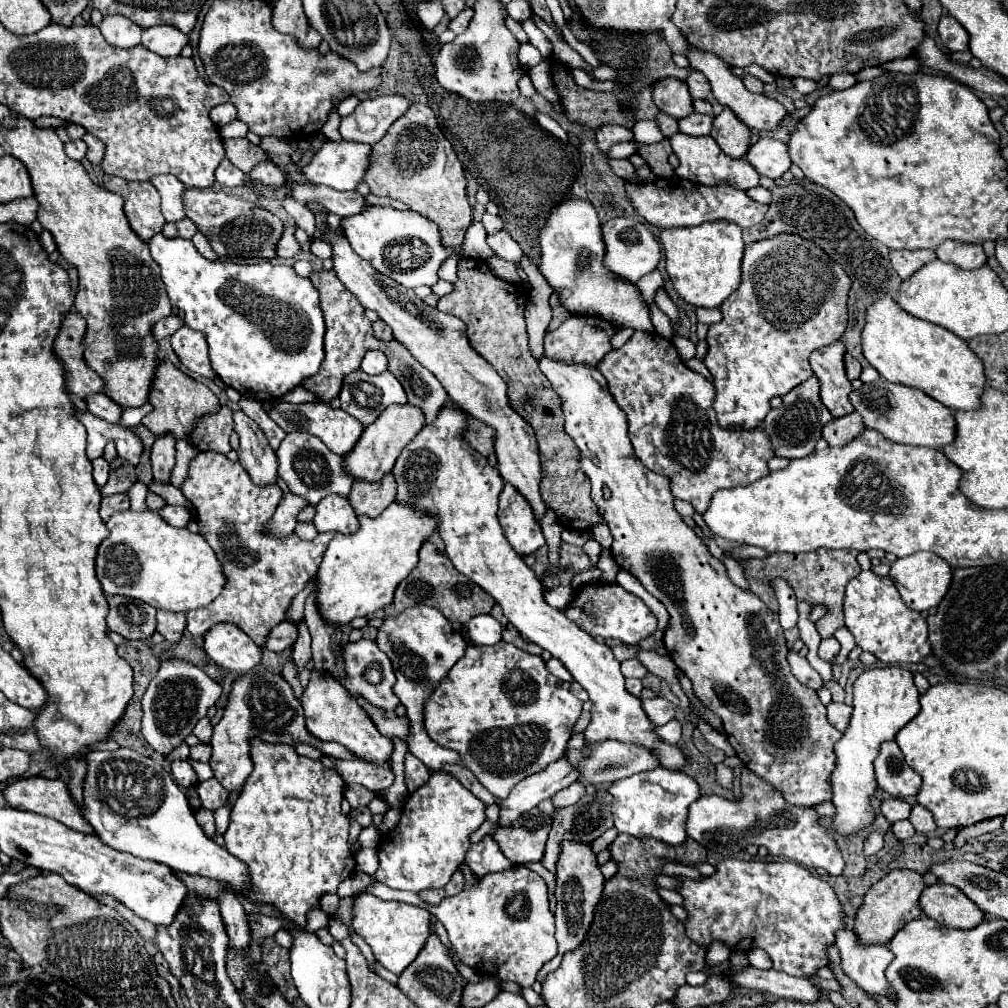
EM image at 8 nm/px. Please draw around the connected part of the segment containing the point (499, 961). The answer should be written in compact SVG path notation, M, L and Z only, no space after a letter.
M461 865L459 869L465 877L463 891L453 897L445 897L437 906L423 902L416 893L391 889L377 881L369 885L364 893L373 894L383 900L397 900L427 909L445 925L451 941L451 951L459 957L463 965L475 969L481 975L493 975L501 981L513 981L519 987L531 987L539 969L557 955L555 919L549 907L547 883L537 873L521 865L513 865L511 869L499 873L487 873L485 877L473 877L473 871L467 865Z

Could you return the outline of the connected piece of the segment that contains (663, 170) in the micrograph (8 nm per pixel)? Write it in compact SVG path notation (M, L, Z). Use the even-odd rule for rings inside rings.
M663 139L659 143L653 143L653 145L639 145L639 155L651 165L653 173L657 177L671 177L675 175L673 167L669 165L667 157L671 155L671 145L669 145L669 139Z

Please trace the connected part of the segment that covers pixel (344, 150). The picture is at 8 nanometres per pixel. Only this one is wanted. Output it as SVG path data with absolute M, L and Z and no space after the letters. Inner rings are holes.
M327 141L317 155L301 169L301 175L315 185L327 185L337 191L355 189L369 167L369 145L351 141Z

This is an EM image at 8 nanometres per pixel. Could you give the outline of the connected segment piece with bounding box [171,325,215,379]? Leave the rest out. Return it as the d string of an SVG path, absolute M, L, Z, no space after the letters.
M183 325L181 329L177 329L171 335L171 347L177 353L177 357L181 359L181 363L191 373L197 373L197 375L209 377L209 379L215 377L215 373L213 373L213 369L209 365L207 341L205 341L203 333L197 333L197 331L189 329L187 325Z

